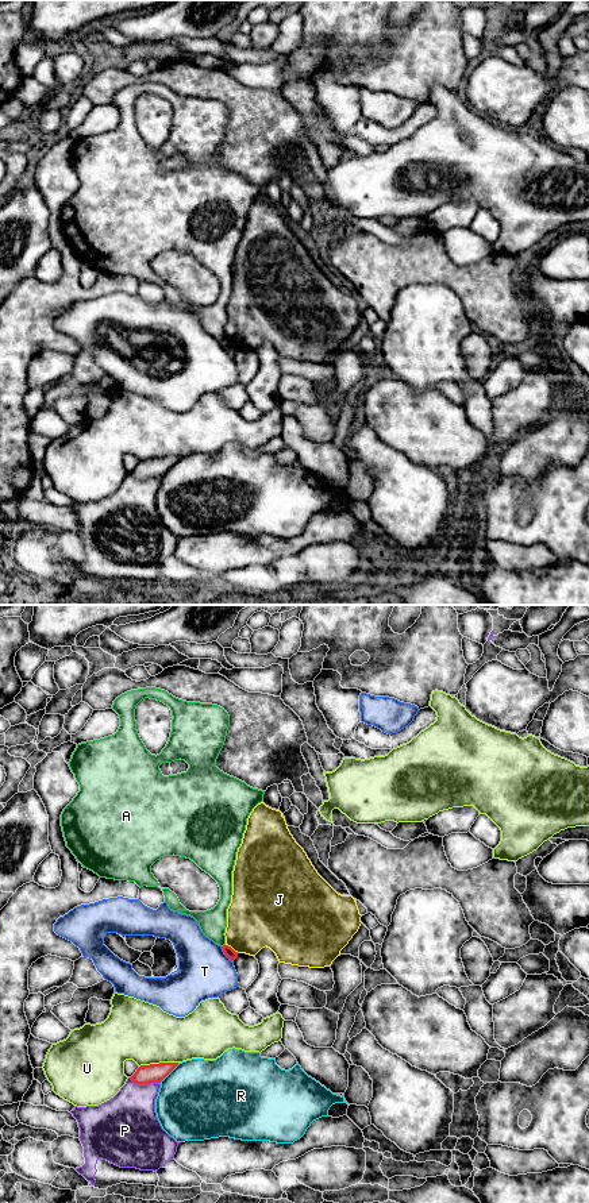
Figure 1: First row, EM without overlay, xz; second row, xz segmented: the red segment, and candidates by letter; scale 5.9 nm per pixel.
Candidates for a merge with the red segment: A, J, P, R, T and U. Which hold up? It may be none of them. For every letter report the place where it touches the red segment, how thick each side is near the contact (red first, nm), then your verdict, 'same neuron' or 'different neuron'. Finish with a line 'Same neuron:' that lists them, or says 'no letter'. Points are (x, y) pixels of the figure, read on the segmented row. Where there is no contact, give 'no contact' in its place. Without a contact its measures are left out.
A: meets red in xz at (223, 945); 60 nm thick on the red side, 160 nm on the other; different neuron
J: meets red in xz at (231, 948); 60 nm thick on the red side, 380 nm on the other; different neuron
P: meets red in xz at (145, 1083); 110 nm thick on the red side, 340 nm on the other; different neuron
R: meets red in xz at (169, 1072); 110 nm thick on the red side, 480 nm on the other; different neuron
T: meets red in xz at (226, 955); 60 nm thick on the red side, 320 nm on the other; different neuron
U: meets red in xz at (160, 1063); 110 nm thick on the red side, 360 nm on the other; different neuron
Same neuron: no letter

